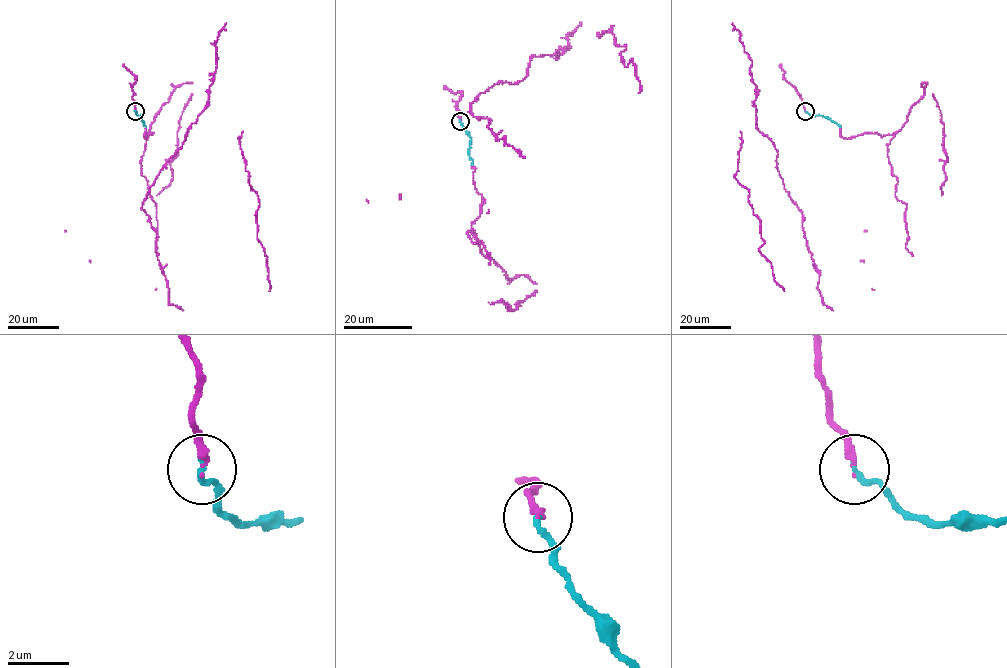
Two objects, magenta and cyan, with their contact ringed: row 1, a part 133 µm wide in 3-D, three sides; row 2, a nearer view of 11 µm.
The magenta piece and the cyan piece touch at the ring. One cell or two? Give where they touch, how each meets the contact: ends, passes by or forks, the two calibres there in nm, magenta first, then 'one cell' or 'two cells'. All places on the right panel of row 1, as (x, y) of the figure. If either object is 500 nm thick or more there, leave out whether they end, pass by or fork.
(805, 111) | magenta ends | cyan ends | 260/190 nm | one cell

